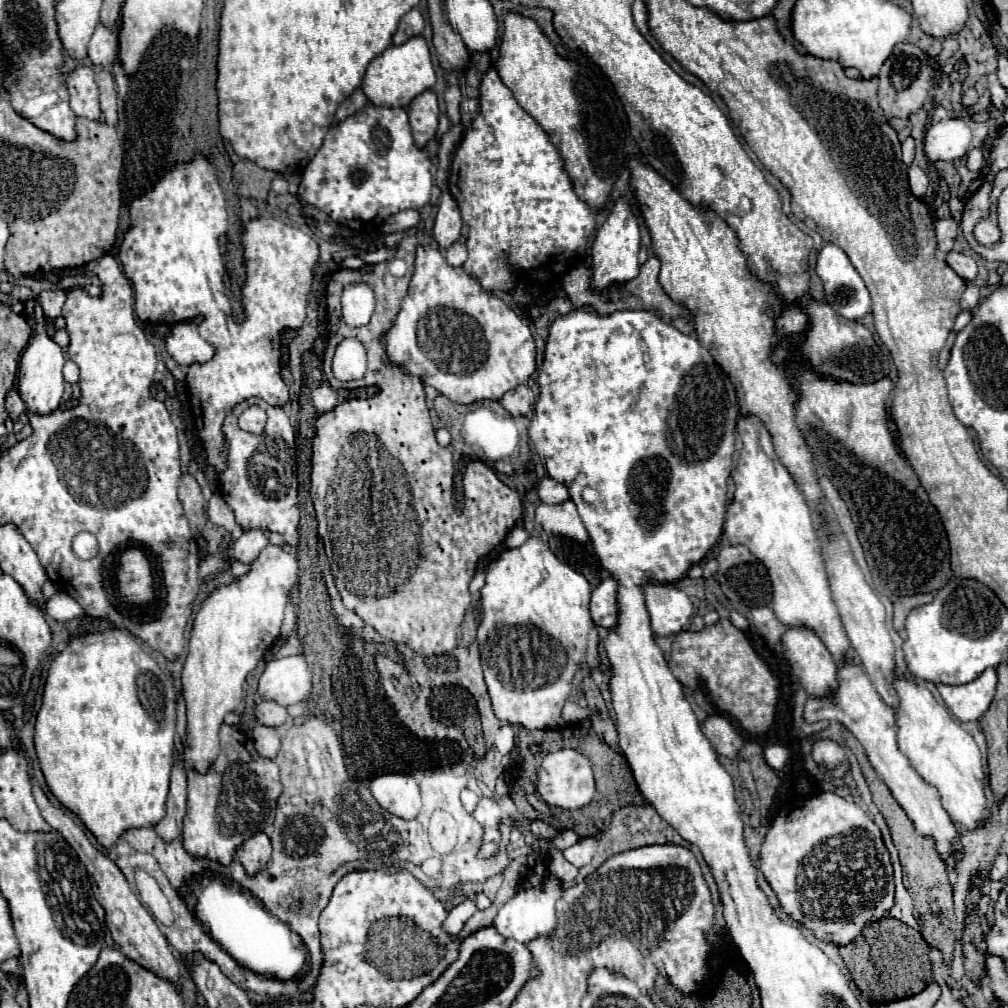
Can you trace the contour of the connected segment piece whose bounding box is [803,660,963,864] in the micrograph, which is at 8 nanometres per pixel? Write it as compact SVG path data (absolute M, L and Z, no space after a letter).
M853 660L845 662L837 672L839 688L829 698L807 698L803 706L803 718L805 722L819 722L819 720L837 720L847 730L853 732L853 736L861 742L861 746L867 752L867 758L871 766L875 768L877 776L887 784L893 798L901 804L901 808L911 818L915 830L923 838L931 838L935 842L935 850L939 858L949 864L949 860L963 850L959 830L947 810L941 804L941 796L935 786L927 784L917 770L913 770L913 764L905 754L899 752L897 746L897 726L895 726L895 712L879 698L879 694L873 690L867 674L861 670L859 664Z

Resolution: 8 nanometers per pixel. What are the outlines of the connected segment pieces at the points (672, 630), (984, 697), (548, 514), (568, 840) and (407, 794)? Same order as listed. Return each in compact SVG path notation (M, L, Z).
M645 584L643 594L655 636L673 636L689 626L693 604L675 584Z
M987 668L979 678L975 678L969 684L961 686L937 684L937 690L959 722L973 722L979 720L989 708L995 696L995 686L997 686L997 672L995 668Z
M565 500L561 504L539 504L537 506L537 522L541 520L541 526L549 534L567 534L569 538L577 542L587 542L589 534L583 526L583 520L571 500Z
M563 830L563 832L559 832L559 834L553 838L553 844L555 844L555 848L565 850L565 848L569 848L571 844L575 844L577 840L579 840L579 836L577 836L573 830Z
M383 774L371 780L371 794L393 816L413 820L421 810L419 786L413 776Z

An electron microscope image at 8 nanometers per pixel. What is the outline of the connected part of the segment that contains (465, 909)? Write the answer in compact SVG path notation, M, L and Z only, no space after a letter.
M465 900L463 904L455 906L455 908L449 912L449 916L445 918L445 922L443 922L441 928L445 930L445 934L457 936L457 934L461 932L463 924L465 924L475 912L477 912L477 910L475 910L475 902L473 902L473 900Z

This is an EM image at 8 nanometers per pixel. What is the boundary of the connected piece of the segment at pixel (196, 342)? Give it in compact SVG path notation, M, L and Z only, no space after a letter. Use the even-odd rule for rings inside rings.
M179 322L173 326L171 336L165 340L165 348L177 360L177 364L185 366L213 358L213 346L199 336L195 322Z

